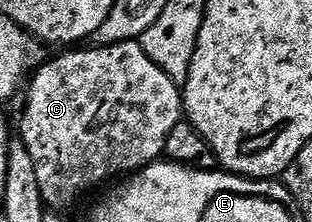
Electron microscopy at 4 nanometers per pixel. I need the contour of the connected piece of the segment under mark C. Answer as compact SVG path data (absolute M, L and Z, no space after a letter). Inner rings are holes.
M129 39L123 43L93 46L87 51L78 51L82 49L67 50L70 51L67 55L62 55L59 59L44 64L39 69L34 84L30 87L30 127L34 130L35 141L38 142L38 151L36 150L36 159L40 164L38 180L40 181L43 200L47 204L58 203L61 199L74 199L77 195L82 195L85 191L90 191L93 187L108 182L109 179L115 178L114 180L117 180L119 177L129 176L131 173L141 171L143 167L149 167L155 161L161 160L166 150L169 134L184 119L184 95L179 84L174 83L172 77L168 77L168 73L164 73L164 69L160 69L160 65L156 65L156 61L152 61L152 57L148 57L148 53L142 48L141 42Z

